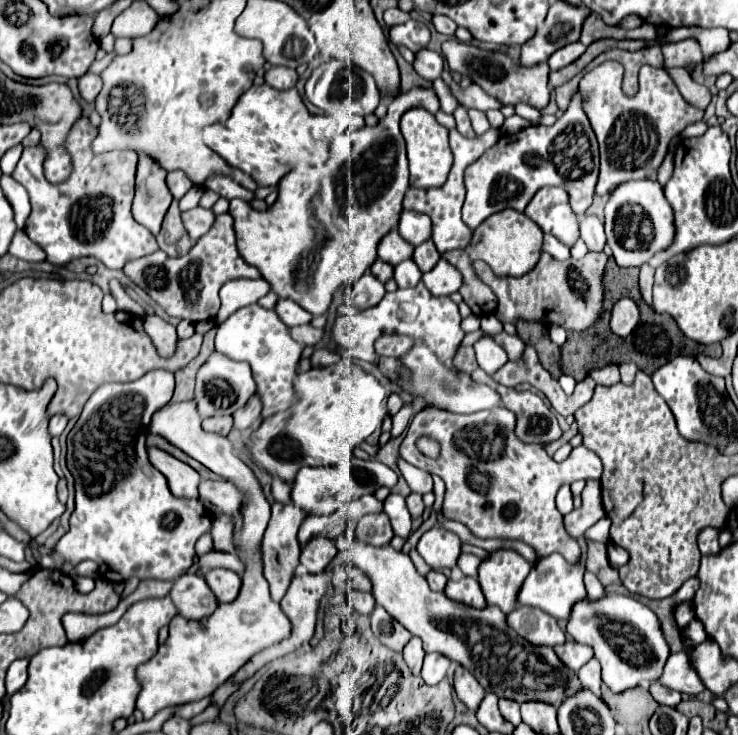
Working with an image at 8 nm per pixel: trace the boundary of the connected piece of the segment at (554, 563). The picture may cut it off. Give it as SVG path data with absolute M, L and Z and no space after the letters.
M579 538L577 542L581 546L581 558L577 564L569 564L567 560L563 560L563 556L551 554L551 556L541 558L531 568L531 574L527 576L527 580L523 582L523 586L519 590L519 598L517 598L519 606L527 604L527 606L541 608L543 612L547 612L549 616L553 616L557 620L569 618L573 604L587 598L585 584L583 584L583 574L585 574L585 564L587 564L587 538Z

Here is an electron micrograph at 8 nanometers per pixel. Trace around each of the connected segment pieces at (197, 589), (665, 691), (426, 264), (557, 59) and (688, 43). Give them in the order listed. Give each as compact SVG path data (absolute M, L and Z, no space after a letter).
M187 572L175 580L169 596L175 602L179 614L189 620L207 618L219 606L219 602L215 600L215 594L211 592L205 578L199 574L191 574L191 572Z
M653 682L651 688L649 688L649 692L651 692L653 698L655 698L659 704L663 704L663 706L673 706L673 708L675 708L675 706L681 702L681 694L679 694L679 692L669 690L669 688L661 686L659 682Z
M429 240L429 242L423 242L421 246L415 248L413 262L421 268L421 272L427 272L427 270L431 270L431 266L435 266L439 262L439 258L441 258L439 250L435 248L433 240Z
M573 42L573 44L567 44L563 48L559 48L549 60L547 64L551 66L551 70L561 70L565 66L569 66L571 62L575 62L587 48L581 44L581 42Z
M695 38L665 44L663 56L665 56L665 68L677 68L677 66L687 68L687 66L697 66L703 62L703 52Z

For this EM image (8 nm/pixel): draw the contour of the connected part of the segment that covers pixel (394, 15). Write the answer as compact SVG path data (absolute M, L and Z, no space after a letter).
M391 8L391 10L387 10L387 12L383 14L383 18L385 18L387 26L395 26L395 24L403 24L403 22L411 20L411 14L409 14L409 12L403 12L403 10L399 10L399 8Z

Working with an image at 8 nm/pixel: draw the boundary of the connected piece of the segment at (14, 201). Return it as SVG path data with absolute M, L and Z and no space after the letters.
M3 176L1 178L1 188L5 192L5 198L9 200L9 204L15 210L17 228L23 230L23 224L25 224L25 220L29 216L29 196L27 196L27 190L17 180L13 180L11 176Z

